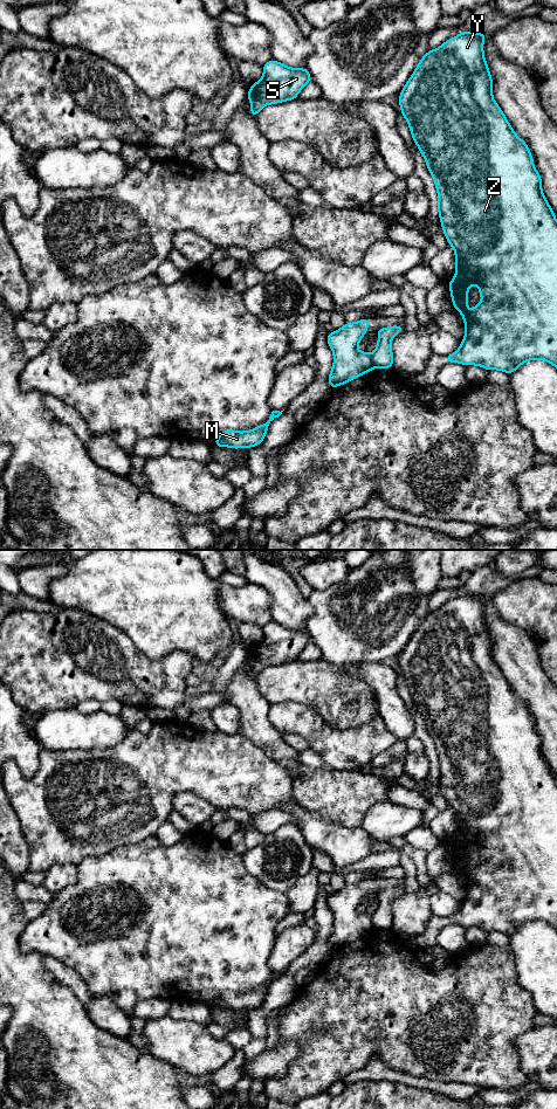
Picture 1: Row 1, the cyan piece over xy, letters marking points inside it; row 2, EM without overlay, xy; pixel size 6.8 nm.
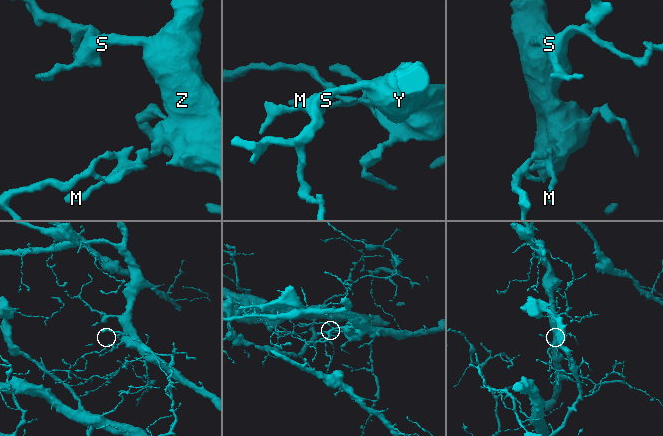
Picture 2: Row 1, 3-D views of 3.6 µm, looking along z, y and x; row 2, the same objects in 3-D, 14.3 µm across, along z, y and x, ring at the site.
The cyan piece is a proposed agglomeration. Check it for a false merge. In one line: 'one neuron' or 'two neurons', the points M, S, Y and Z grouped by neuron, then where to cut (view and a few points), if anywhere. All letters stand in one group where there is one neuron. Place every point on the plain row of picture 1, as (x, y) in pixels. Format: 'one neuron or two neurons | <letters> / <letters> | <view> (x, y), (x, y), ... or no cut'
two neurons | M / S Y Z | xy (371, 916), (375, 928)

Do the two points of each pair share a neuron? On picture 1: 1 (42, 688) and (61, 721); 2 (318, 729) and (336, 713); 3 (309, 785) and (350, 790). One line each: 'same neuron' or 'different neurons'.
1: different neurons
2: different neurons
3: same neuron

